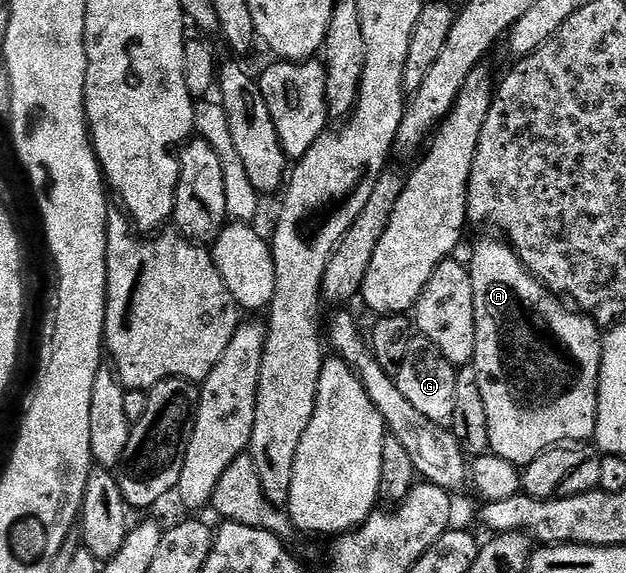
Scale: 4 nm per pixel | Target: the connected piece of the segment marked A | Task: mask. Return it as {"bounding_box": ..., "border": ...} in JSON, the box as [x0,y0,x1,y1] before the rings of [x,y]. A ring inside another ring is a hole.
{"bounding_box":[467,241,602,465],"border":[[[481,241],[473,249],[473,258],[467,261],[471,275],[471,287],[475,295],[475,355],[471,368],[477,373],[479,387],[483,395],[483,405],[487,407],[487,427],[489,428],[489,447],[494,457],[502,457],[512,465],[530,465],[540,453],[548,449],[564,446],[566,443],[589,443],[595,435],[597,422],[597,381],[601,378],[602,330],[596,321],[572,308],[564,309],[554,294],[550,293],[536,277],[532,277],[525,264],[517,257],[512,244],[501,241]]]}

